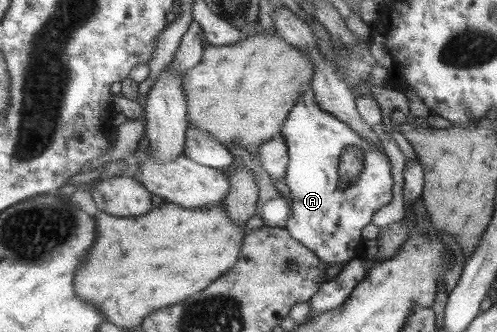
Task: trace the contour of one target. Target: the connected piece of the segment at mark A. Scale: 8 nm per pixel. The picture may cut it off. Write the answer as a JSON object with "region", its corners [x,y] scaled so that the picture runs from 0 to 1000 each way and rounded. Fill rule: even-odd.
{"region":[[[626,250],[624,262],[612,274],[612,286],[604,286],[604,298],[588,340],[579,346],[579,364],[571,370],[565,401],[575,416],[579,470],[584,470],[573,545],[584,569],[584,627],[590,639],[573,690],[620,750],[634,756],[636,768],[642,768],[642,777],[660,798],[670,792],[696,798],[704,783],[726,774],[732,690],[746,681],[753,648],[765,630],[773,630],[777,617],[785,617],[793,599],[793,527],[789,527],[789,491],[785,491],[781,467],[753,455],[744,422],[724,413],[700,370],[684,364],[680,352],[672,352],[668,340],[648,328],[636,304],[636,277],[628,268]],[[700,440],[724,440],[728,449],[732,518],[702,563],[682,569],[684,491],[688,491],[692,455],[700,455]]]}

